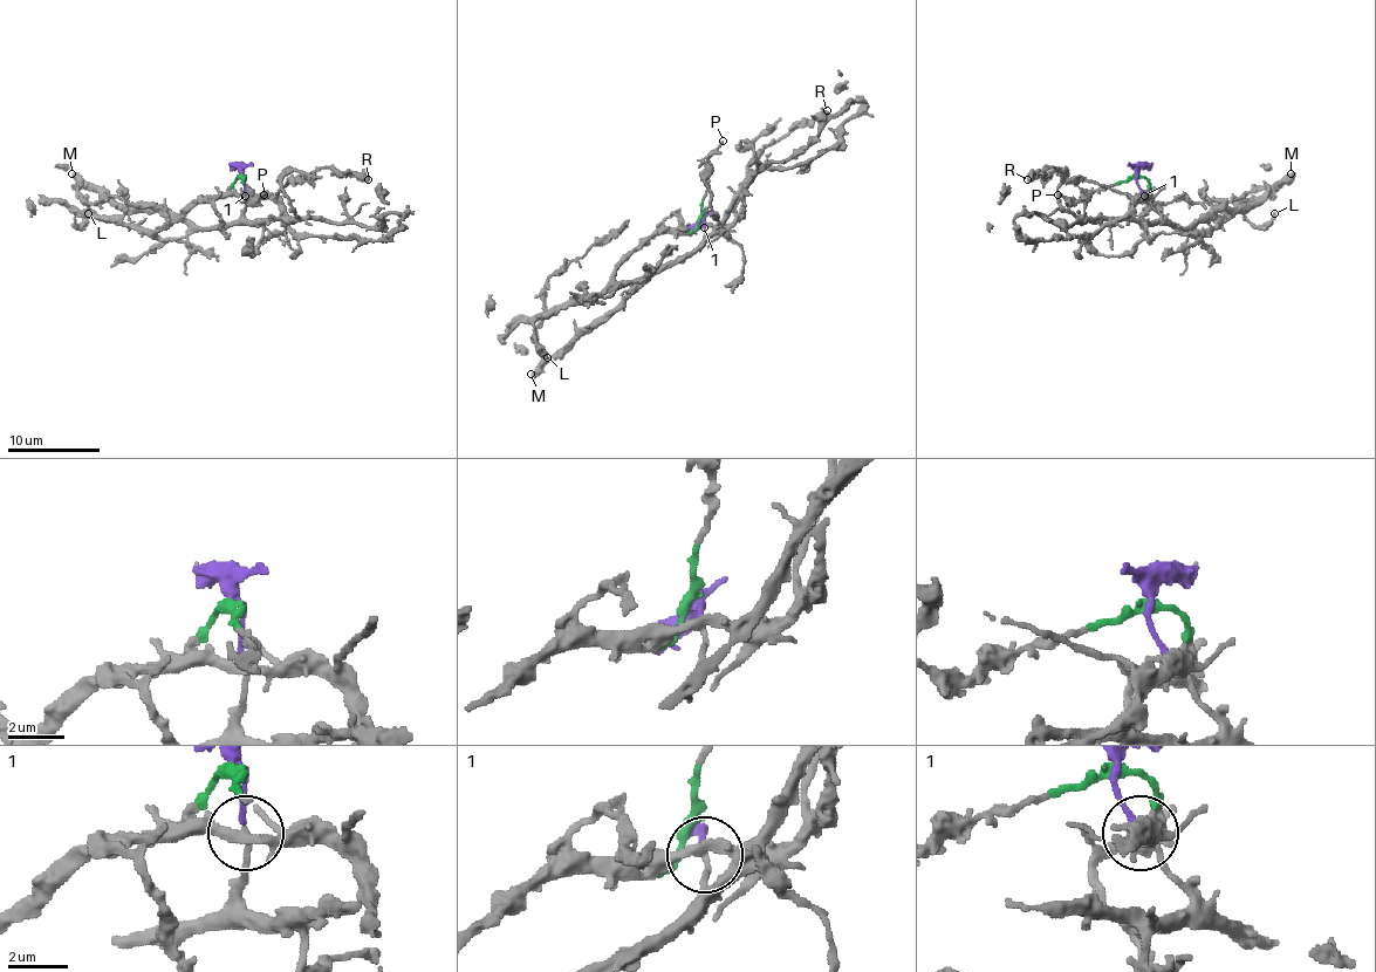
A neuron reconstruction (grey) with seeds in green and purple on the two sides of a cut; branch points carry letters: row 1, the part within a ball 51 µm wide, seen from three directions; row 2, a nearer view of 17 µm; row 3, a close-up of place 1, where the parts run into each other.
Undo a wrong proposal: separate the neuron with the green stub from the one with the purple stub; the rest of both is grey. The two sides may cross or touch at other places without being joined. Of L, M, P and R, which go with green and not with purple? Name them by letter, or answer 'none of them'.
L, P, R

